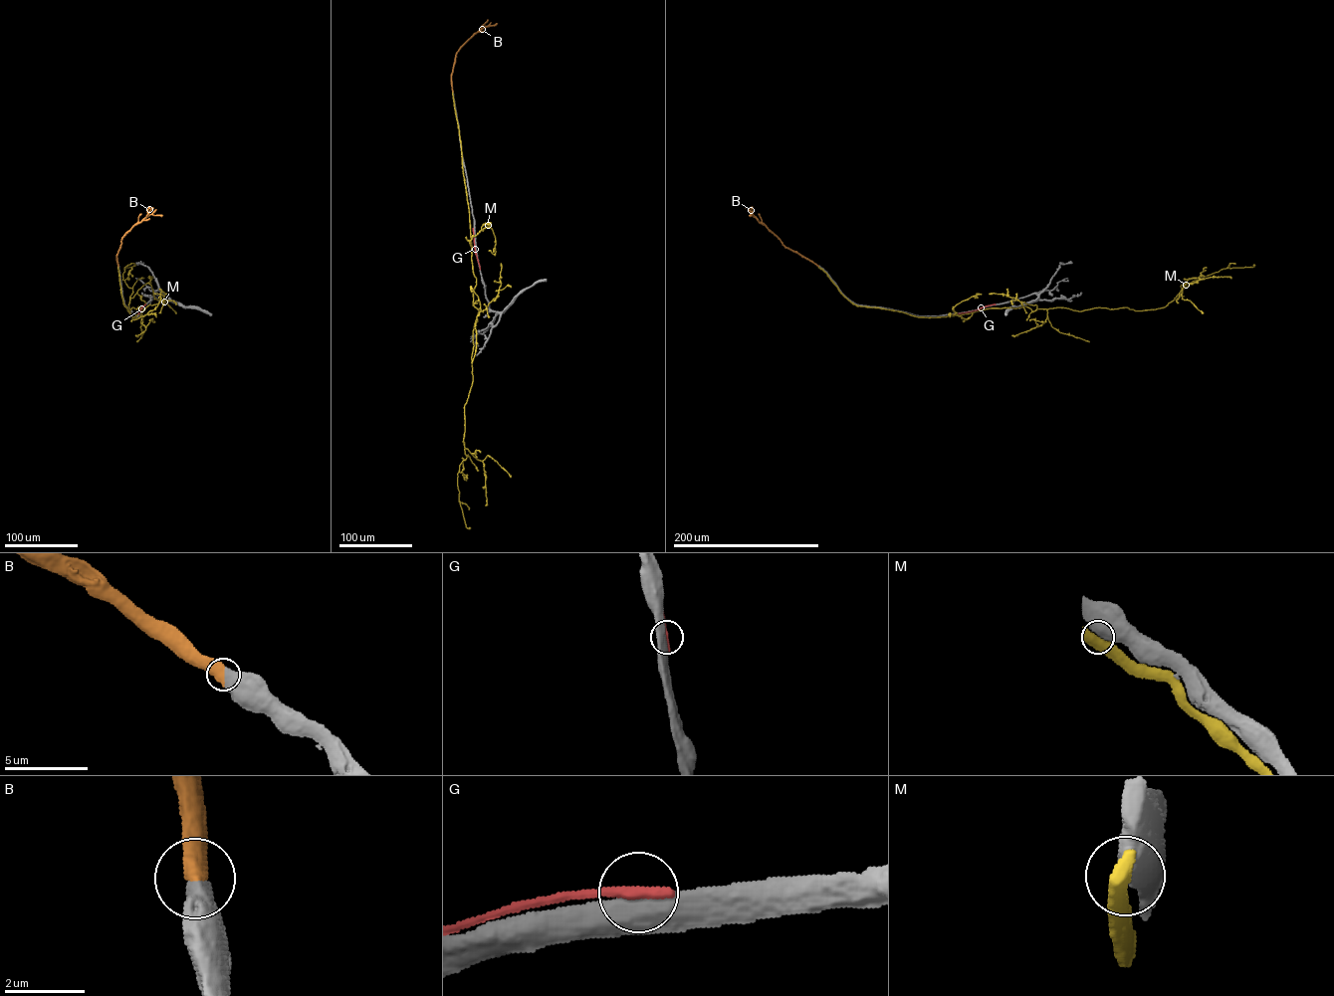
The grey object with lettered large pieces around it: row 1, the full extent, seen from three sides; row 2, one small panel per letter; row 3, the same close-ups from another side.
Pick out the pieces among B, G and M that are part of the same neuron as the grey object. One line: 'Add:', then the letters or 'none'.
Add: B

